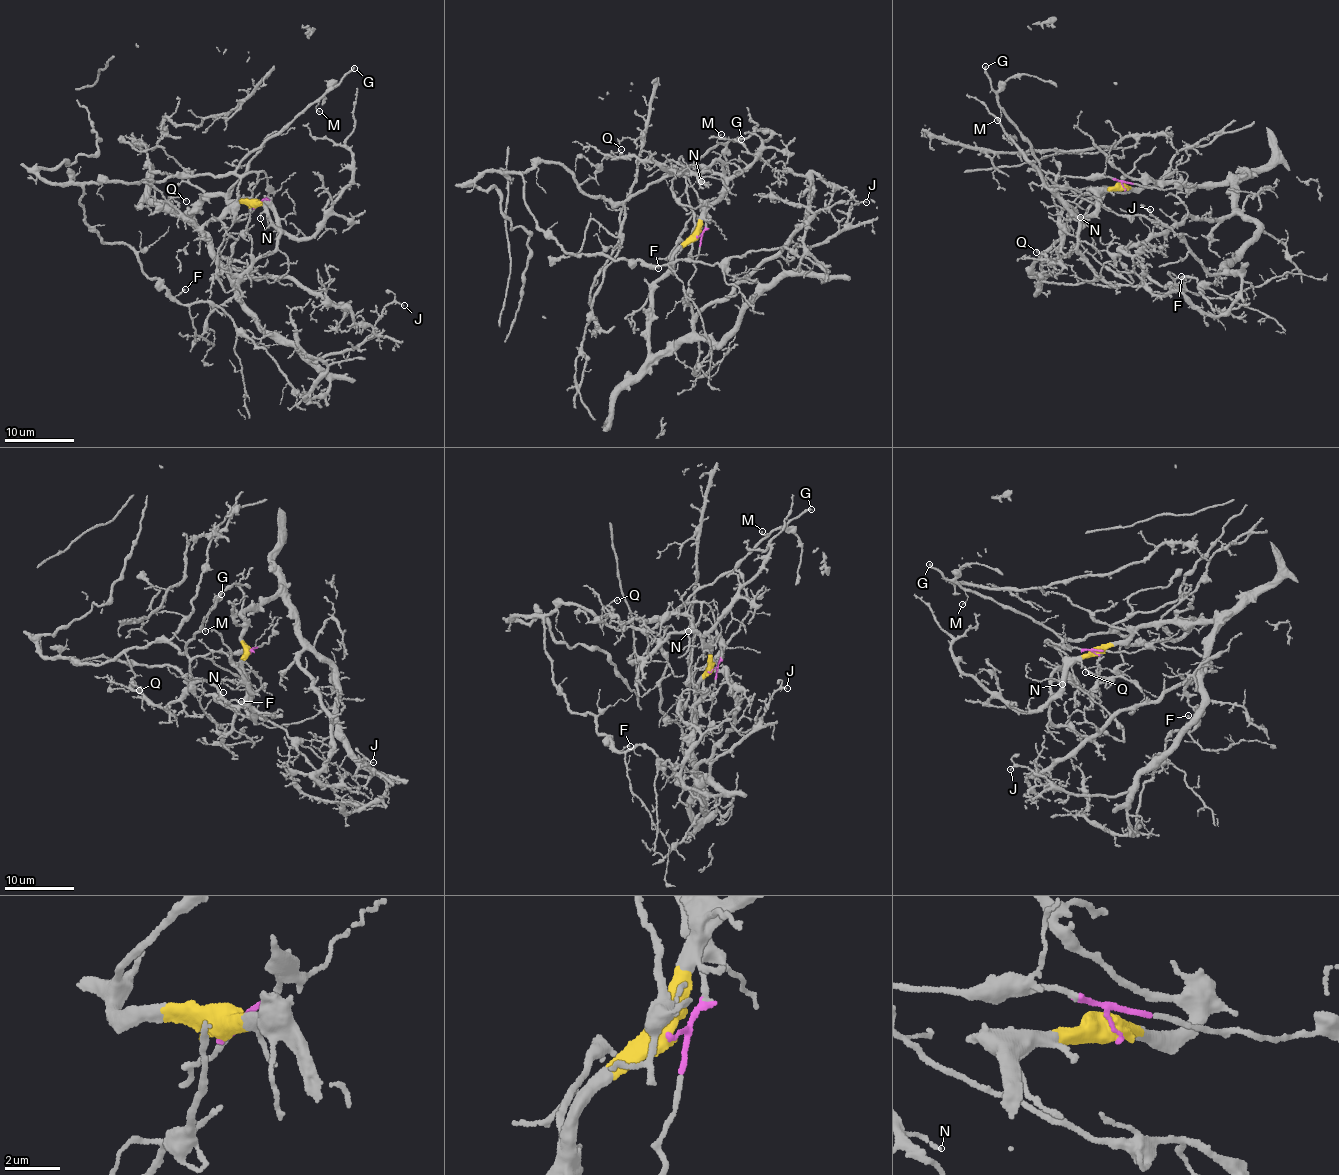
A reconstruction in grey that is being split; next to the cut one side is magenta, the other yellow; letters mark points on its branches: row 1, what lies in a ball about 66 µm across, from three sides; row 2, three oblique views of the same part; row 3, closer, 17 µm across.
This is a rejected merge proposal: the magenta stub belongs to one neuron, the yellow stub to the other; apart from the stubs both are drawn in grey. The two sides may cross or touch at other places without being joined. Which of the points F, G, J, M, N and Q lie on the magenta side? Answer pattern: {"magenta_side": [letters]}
{"magenta_side": ["F", "G", "M", "Q"]}

